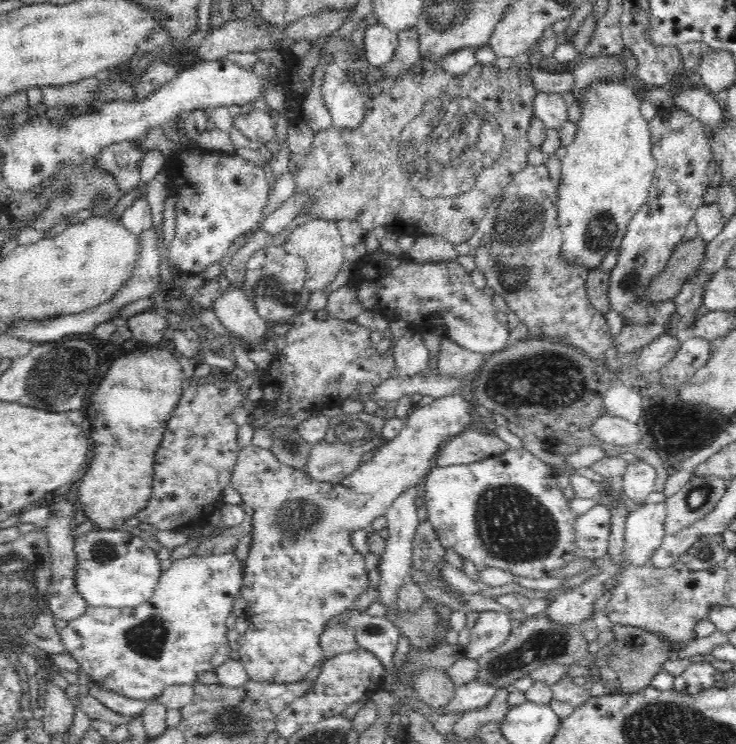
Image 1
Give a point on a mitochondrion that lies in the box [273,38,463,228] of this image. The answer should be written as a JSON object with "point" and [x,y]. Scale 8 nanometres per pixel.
{"point":[348,52]}

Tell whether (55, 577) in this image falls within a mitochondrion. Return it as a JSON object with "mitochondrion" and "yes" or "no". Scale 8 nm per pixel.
{"mitochondrion":"yes"}

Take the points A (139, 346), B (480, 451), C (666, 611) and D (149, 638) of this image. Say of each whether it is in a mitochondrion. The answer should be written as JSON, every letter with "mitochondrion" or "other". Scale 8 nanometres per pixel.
{"A":"other","B":"other","C":"mitochondrion","D":"mitochondrion"}

